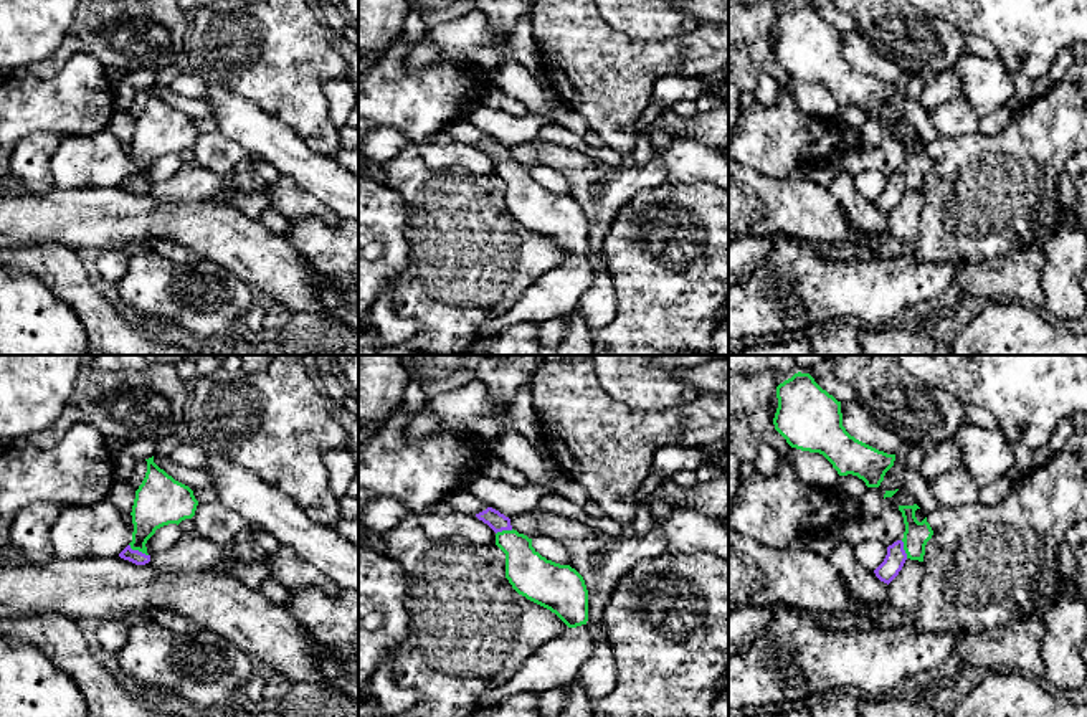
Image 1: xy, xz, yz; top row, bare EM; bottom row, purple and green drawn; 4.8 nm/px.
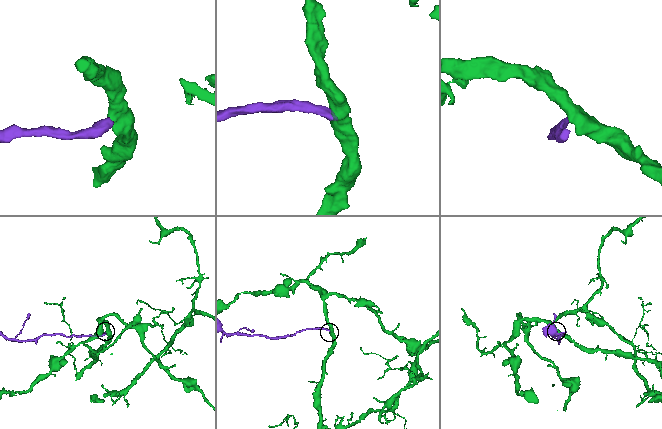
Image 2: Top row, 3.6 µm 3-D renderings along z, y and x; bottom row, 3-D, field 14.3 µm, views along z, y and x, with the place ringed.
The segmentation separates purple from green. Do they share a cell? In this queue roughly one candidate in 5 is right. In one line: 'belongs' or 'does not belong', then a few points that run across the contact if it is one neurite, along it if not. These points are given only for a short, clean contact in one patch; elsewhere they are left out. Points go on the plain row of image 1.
belongs | xy (136, 187), (137, 180), (146, 147), (156, 134)

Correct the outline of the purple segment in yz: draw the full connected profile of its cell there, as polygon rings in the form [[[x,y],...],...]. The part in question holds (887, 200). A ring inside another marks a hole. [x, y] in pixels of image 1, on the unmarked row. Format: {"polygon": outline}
{"polygon": [[[917,134],[899,135],[905,154],[904,169],[887,177],[884,192],[874,200],[876,207],[887,215],[899,205],[907,188],[923,192],[925,175],[933,160],[927,147],[922,152],[917,150],[917,139],[920,139]]]}

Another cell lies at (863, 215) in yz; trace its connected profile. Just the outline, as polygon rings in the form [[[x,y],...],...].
[[[841,169],[829,190],[838,198],[847,225],[864,235],[885,230],[887,213],[881,211],[872,200],[866,200],[856,188],[854,173]]]

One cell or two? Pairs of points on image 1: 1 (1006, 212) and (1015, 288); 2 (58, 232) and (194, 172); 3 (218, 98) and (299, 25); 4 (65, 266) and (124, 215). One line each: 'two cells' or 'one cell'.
1: two cells
2: two cells
3: two cells
4: two cells

